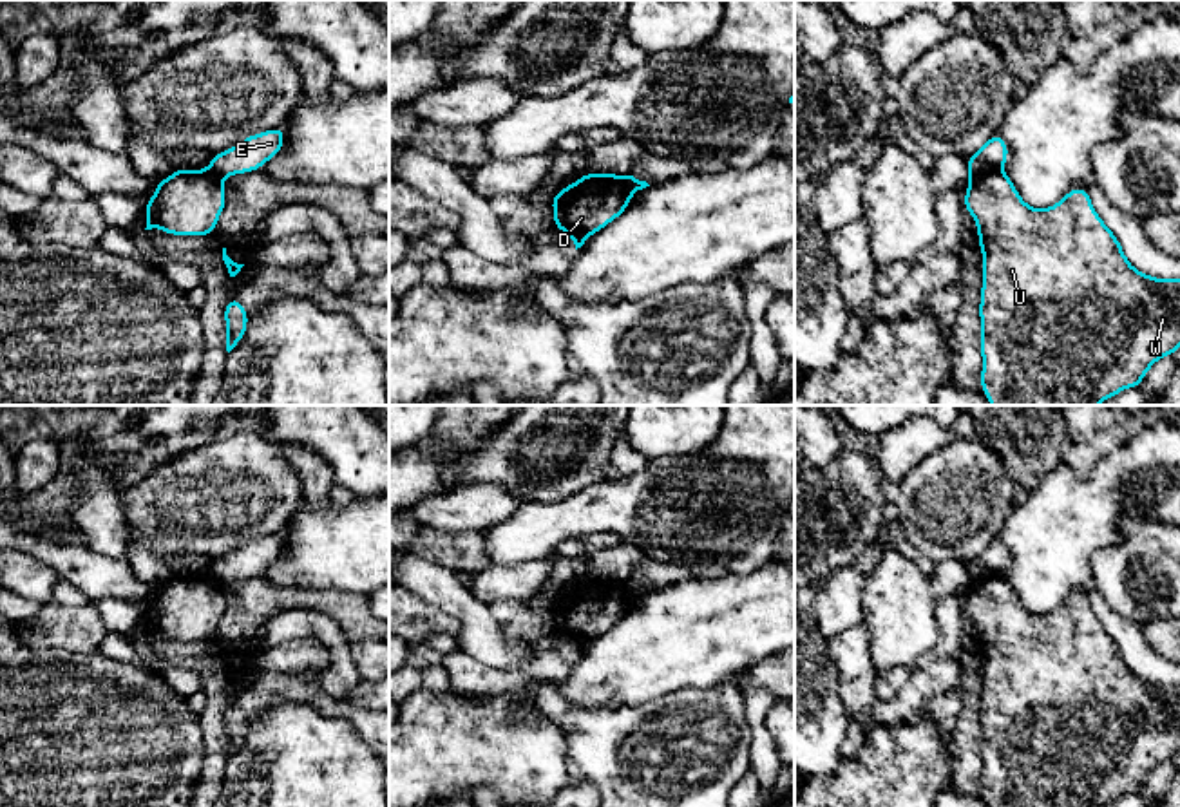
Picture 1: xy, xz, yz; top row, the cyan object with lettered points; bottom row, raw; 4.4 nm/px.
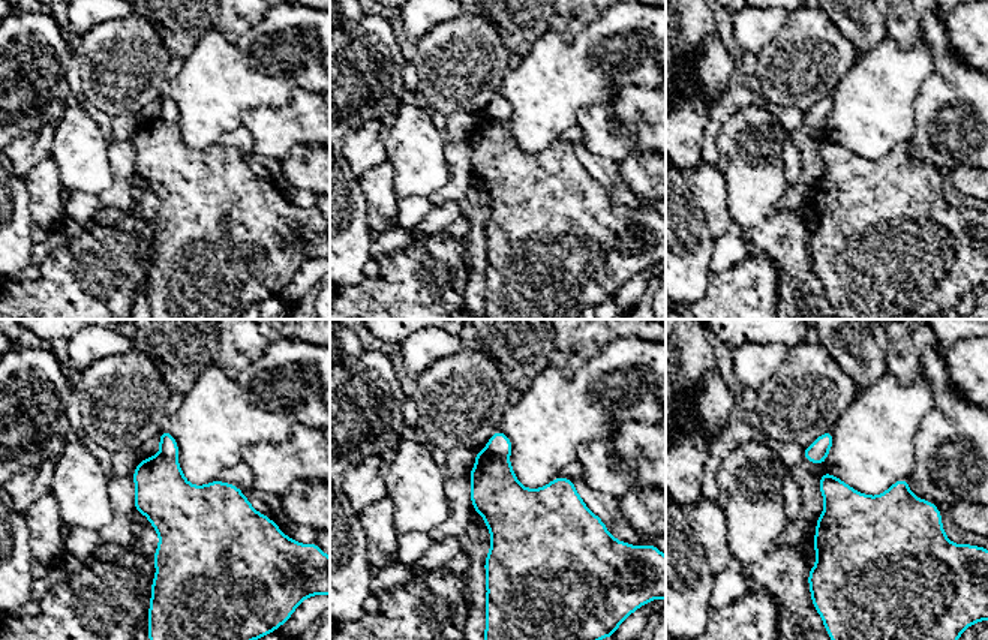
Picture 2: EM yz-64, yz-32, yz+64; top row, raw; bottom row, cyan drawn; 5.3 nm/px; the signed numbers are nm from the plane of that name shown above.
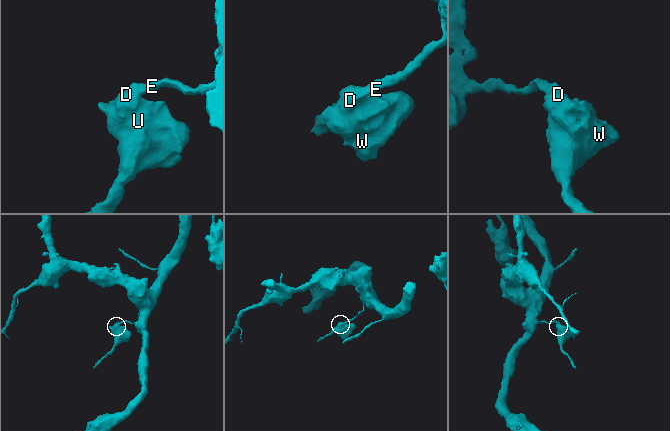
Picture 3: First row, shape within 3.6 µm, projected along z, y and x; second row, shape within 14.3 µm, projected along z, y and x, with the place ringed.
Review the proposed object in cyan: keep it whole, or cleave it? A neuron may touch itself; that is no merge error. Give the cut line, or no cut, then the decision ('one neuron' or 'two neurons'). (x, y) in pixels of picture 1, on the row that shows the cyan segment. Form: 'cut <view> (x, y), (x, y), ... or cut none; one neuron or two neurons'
cut yz (999, 167), (970, 176); two neurons

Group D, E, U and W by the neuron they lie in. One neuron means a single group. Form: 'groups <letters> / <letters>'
groups D U W / E

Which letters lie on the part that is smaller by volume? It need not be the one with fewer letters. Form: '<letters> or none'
D, U, W

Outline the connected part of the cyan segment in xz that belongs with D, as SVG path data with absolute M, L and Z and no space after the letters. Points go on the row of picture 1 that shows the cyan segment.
M586 172L550 199L554 228L566 232L577 250L592 233L617 219L630 199L623 176Z

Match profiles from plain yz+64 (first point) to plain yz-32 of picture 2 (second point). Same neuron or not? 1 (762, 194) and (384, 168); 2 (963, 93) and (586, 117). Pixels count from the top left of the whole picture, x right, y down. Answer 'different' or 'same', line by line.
1: different
2: same

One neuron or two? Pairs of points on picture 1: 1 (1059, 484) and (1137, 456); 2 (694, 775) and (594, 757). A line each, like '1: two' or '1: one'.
1: one
2: one

